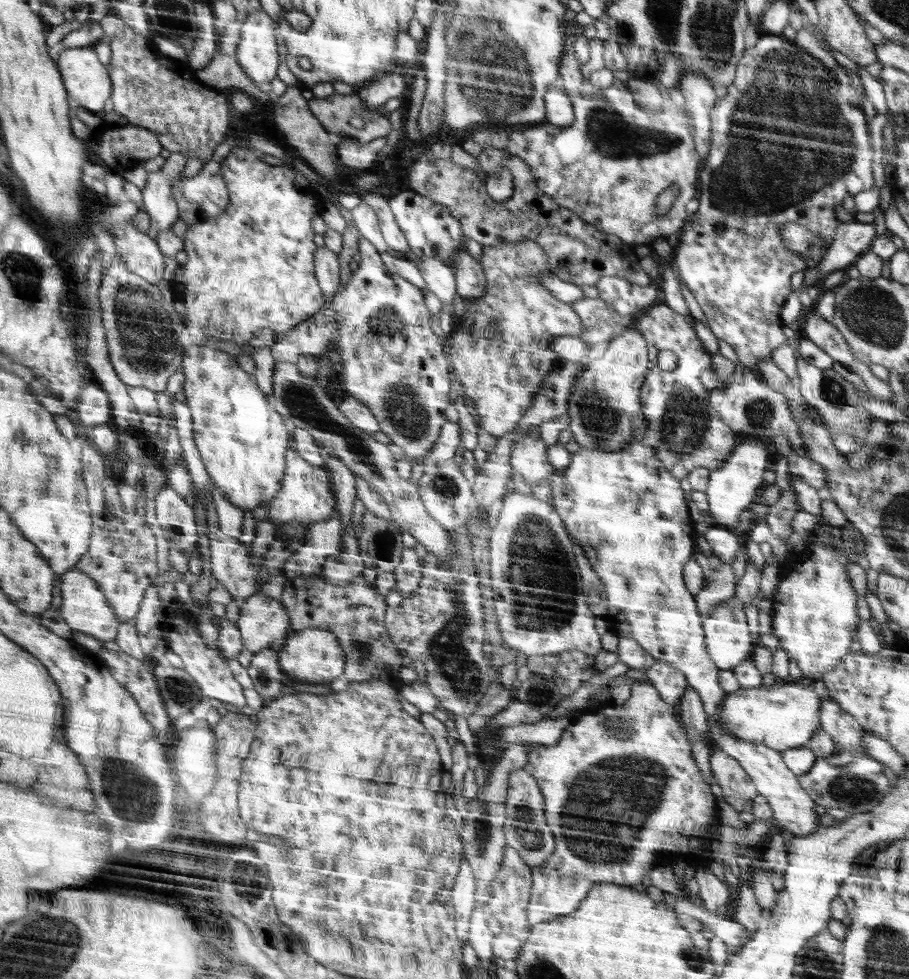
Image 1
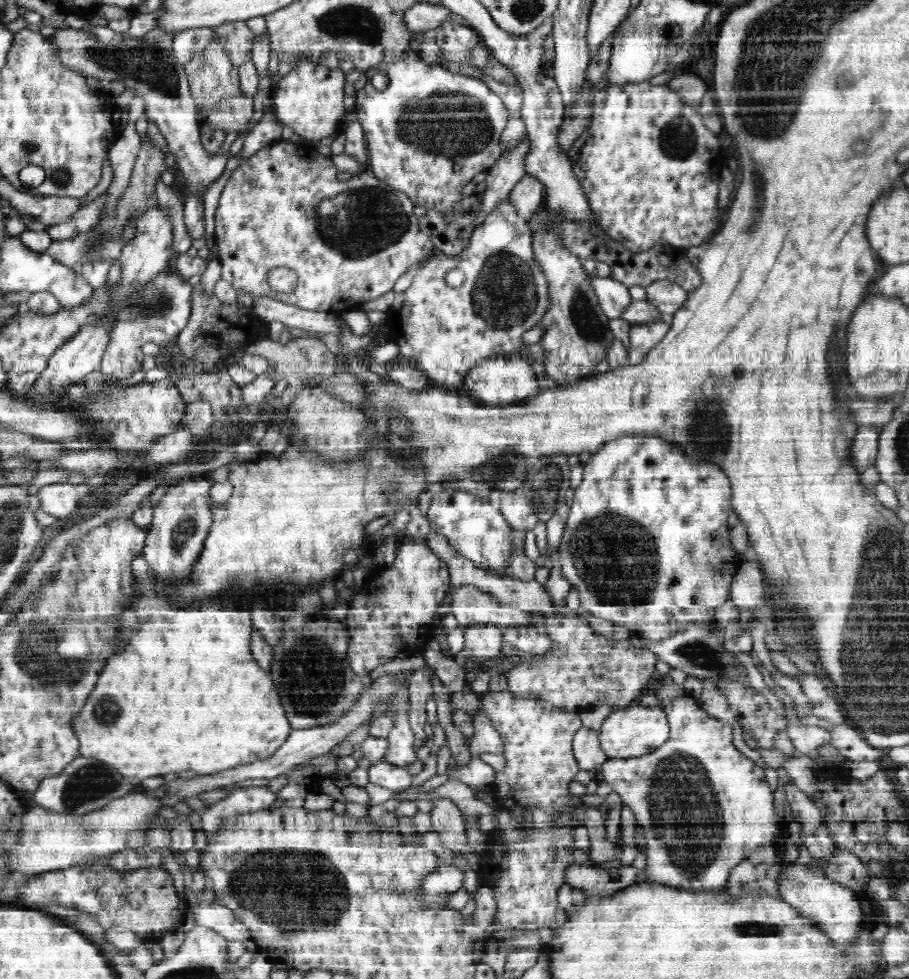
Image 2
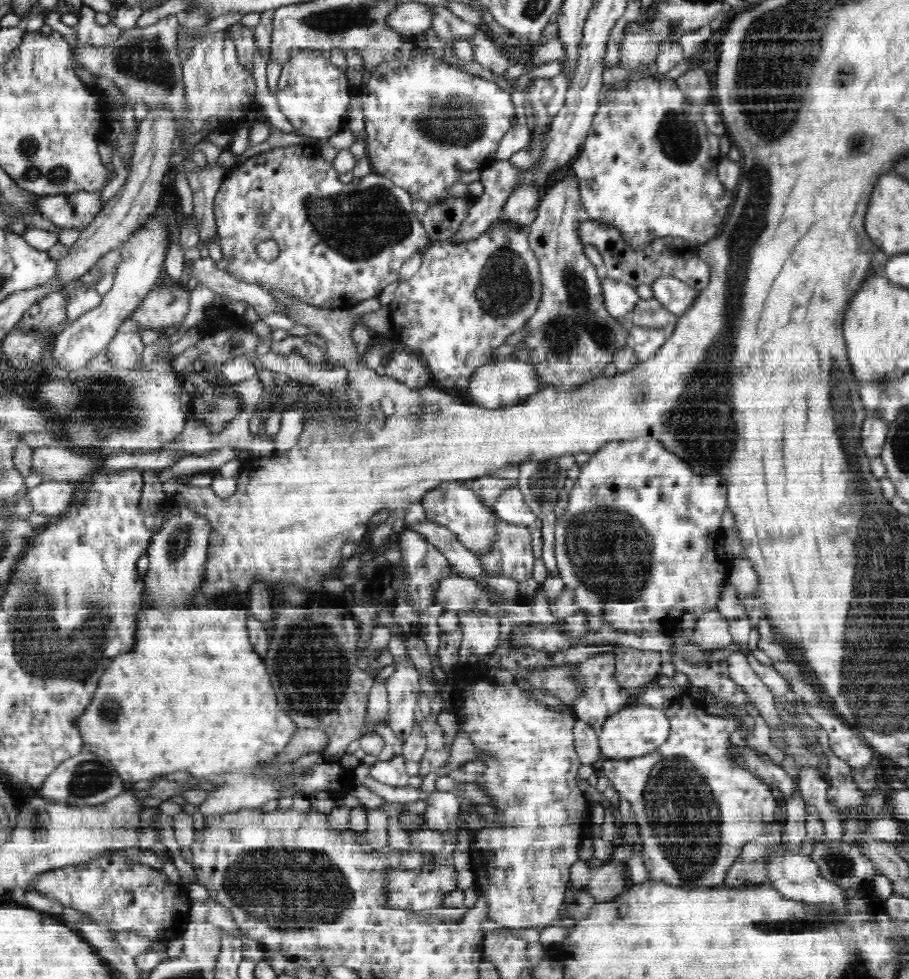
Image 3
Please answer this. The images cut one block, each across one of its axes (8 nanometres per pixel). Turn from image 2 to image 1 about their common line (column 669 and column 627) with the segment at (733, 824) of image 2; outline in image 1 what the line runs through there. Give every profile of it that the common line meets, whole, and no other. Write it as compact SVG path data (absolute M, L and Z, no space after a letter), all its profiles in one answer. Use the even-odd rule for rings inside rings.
M636 682L632 686L632 695L622 706L611 707L605 705L596 713L583 711L579 714L571 725L568 725L557 744L552 746L538 745L538 743L522 742L522 746L528 752L527 767L531 768L531 772L535 779L539 782L544 796L544 812L547 820L547 826L550 828L554 837L554 852L544 862L542 867L533 870L532 890L530 891L530 900L527 904L527 924L532 927L538 924L546 923L548 920L555 919L556 916L571 915L578 910L580 903L590 894L592 887L602 883L614 883L626 885L629 887L636 886L637 883L645 883L647 875L656 866L656 860L666 853L690 854L690 852L706 852L710 848L710 840L706 838L694 838L694 840L686 840L692 836L692 832L696 834L696 828L700 826L714 826L716 832L720 825L720 800L716 799L716 792L712 792L712 784L708 784L708 778L701 773L699 762L696 760L691 738L688 737L687 729L684 728L683 717L680 716L680 707L678 704L668 704L667 701L660 696L660 692L652 684L644 682ZM608 719L616 723L624 723L628 725L628 730L618 734L616 730L608 730Z

